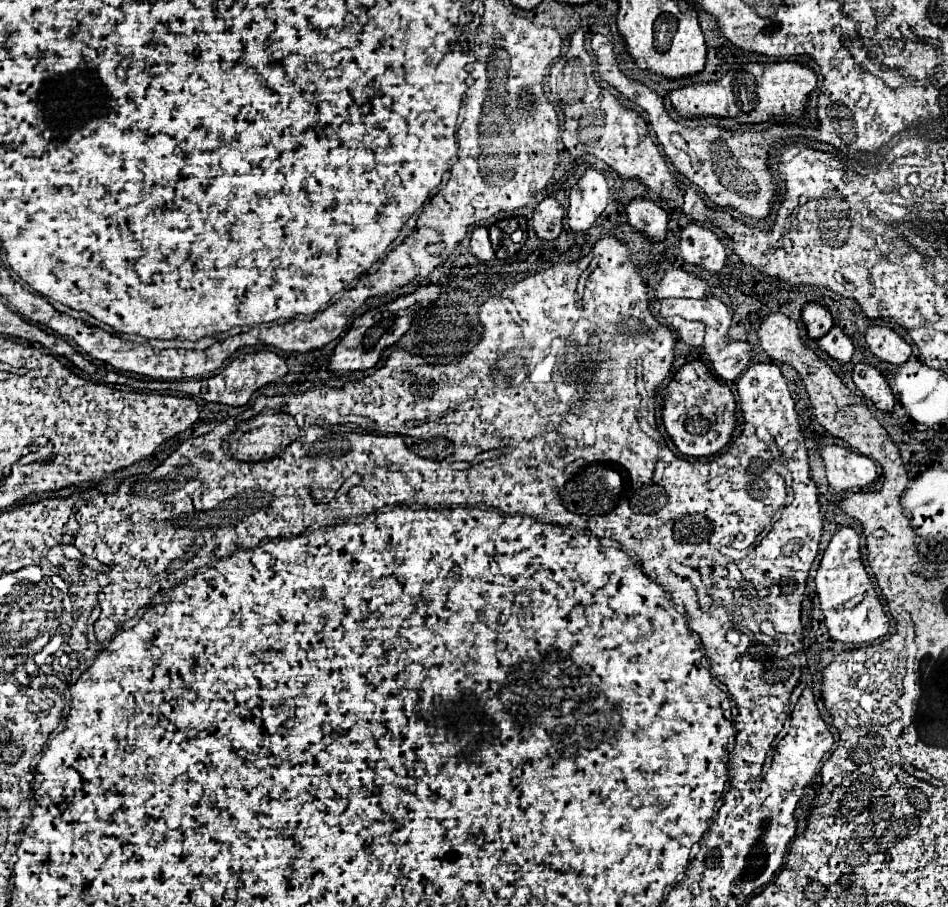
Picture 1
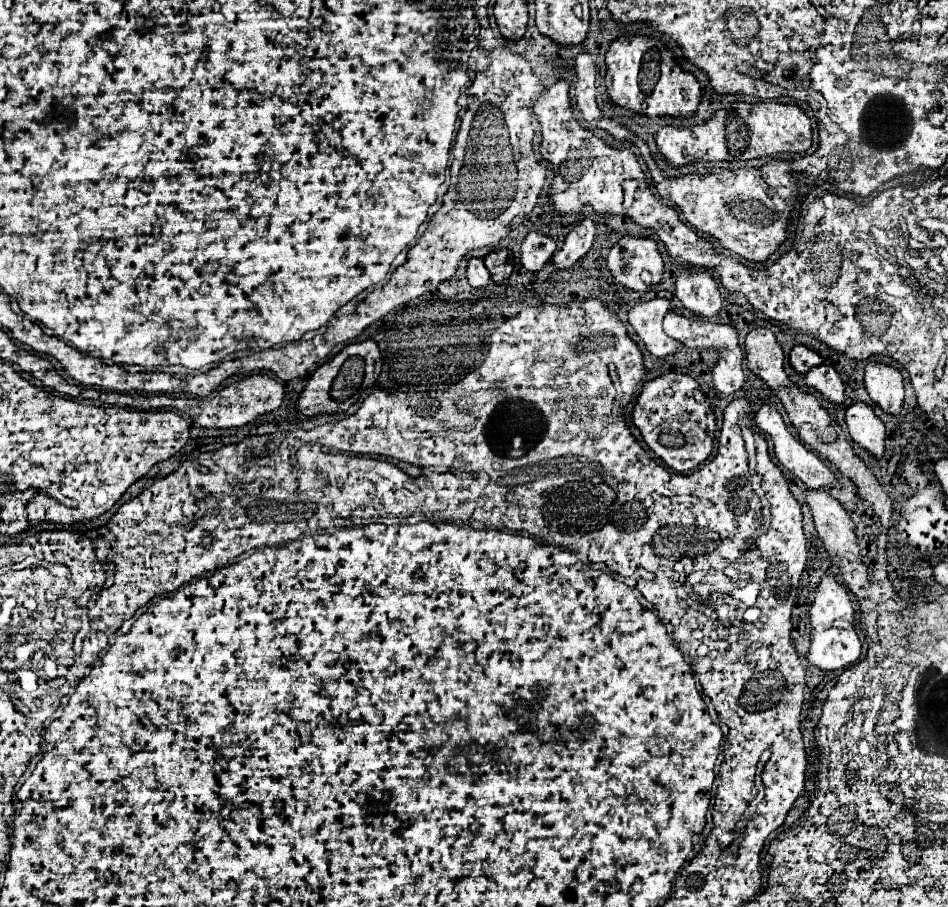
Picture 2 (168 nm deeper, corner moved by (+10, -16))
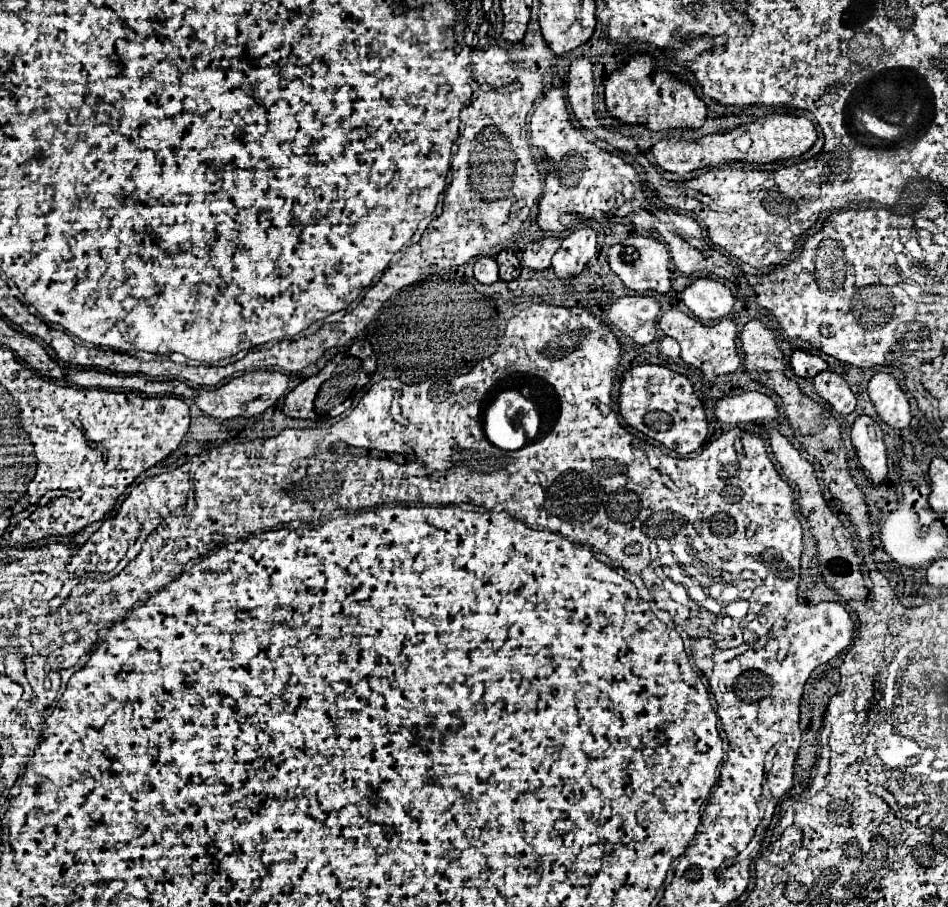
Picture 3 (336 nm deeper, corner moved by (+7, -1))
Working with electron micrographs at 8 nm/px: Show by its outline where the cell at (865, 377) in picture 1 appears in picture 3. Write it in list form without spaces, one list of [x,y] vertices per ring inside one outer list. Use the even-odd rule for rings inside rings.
[[[866,415],[858,417],[852,425],[852,445],[856,453],[856,465],[866,475],[866,479],[874,487],[884,483],[888,467],[882,429],[878,427],[878,423]]]

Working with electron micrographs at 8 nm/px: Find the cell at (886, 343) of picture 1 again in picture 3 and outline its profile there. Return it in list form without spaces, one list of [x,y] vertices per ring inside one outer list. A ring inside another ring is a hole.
[[[876,373],[866,389],[876,407],[876,415],[886,425],[894,429],[906,429],[910,425],[910,405],[894,375]]]

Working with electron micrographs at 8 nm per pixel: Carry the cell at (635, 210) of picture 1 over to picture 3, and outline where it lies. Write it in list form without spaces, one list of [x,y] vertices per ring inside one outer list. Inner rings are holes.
[[[628,237],[624,243],[610,247],[608,263],[612,271],[622,279],[622,283],[636,293],[646,293],[646,291],[670,293],[672,291],[670,269],[668,269],[670,255],[666,247],[652,237]]]

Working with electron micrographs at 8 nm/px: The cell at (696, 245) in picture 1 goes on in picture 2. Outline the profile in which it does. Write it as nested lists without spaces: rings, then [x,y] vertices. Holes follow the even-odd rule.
[[[685,268],[675,274],[675,296],[681,304],[701,316],[713,316],[721,310],[723,300],[717,282],[703,270]]]

